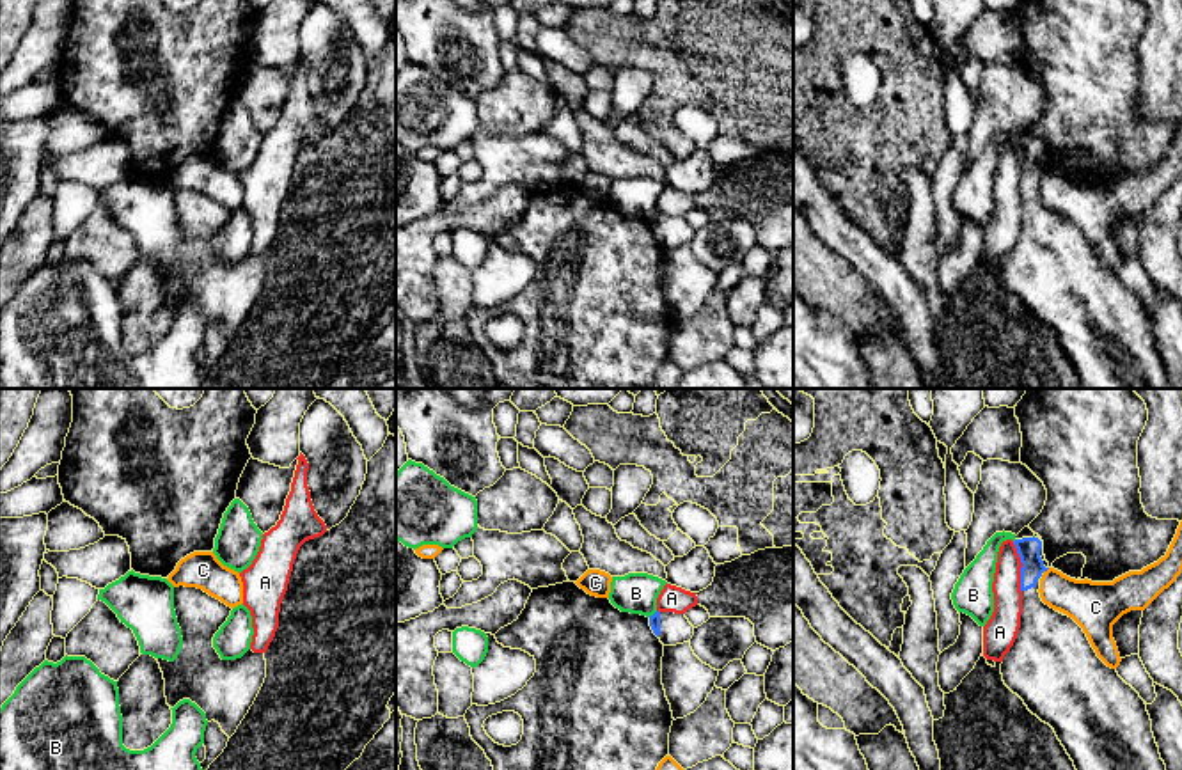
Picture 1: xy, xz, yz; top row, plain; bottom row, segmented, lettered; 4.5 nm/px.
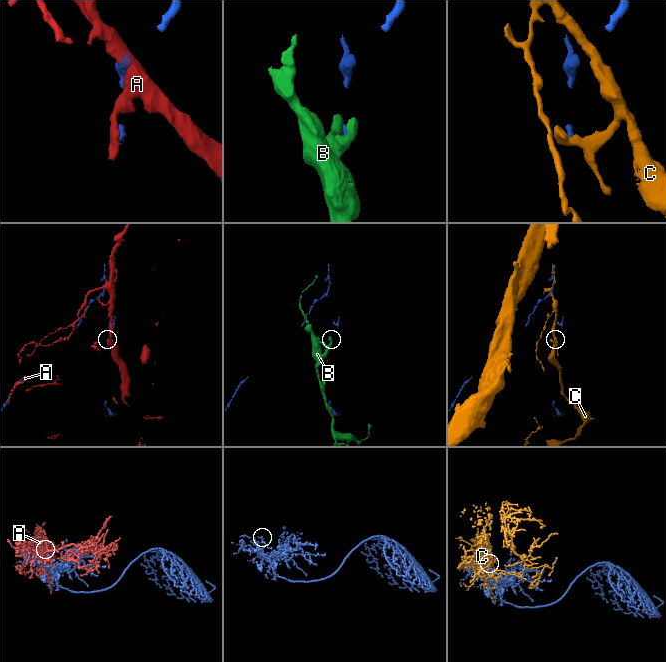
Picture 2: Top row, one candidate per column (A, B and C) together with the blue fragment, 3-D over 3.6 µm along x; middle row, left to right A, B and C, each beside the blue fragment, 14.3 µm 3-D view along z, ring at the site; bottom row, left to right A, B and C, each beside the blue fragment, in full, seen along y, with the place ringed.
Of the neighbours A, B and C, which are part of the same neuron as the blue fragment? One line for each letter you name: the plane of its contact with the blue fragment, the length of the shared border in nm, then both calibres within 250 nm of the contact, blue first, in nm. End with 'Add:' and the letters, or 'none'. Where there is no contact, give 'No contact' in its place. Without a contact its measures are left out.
Add: none

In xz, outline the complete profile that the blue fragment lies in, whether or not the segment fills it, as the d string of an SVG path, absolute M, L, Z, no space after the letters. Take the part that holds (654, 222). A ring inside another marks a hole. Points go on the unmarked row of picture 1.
M657 213L650 218L650 229L664 248L690 245L694 238L694 229L689 225L685 216Z

